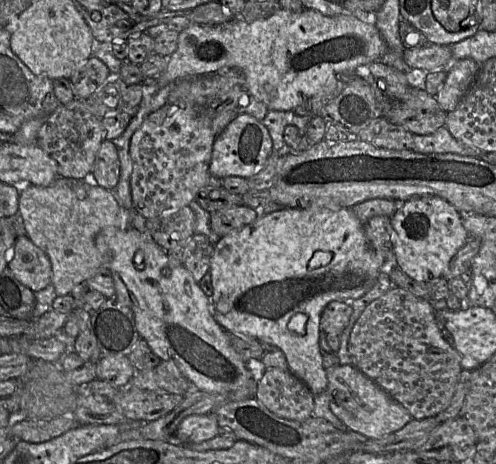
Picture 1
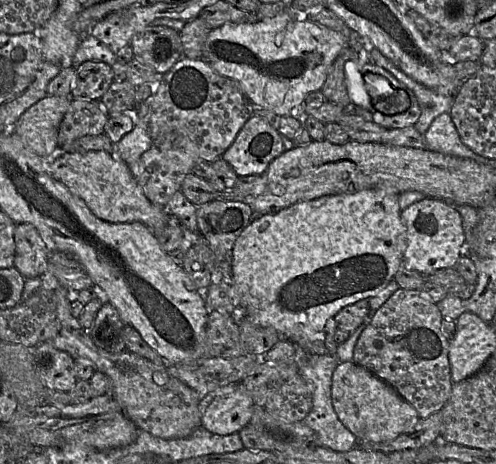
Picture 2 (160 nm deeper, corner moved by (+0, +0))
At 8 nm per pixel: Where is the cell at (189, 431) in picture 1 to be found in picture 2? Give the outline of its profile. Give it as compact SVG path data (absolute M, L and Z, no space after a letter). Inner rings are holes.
M230 383L209 392L199 403L200 426L217 435L238 433L246 427L254 411L254 403L239 383Z

